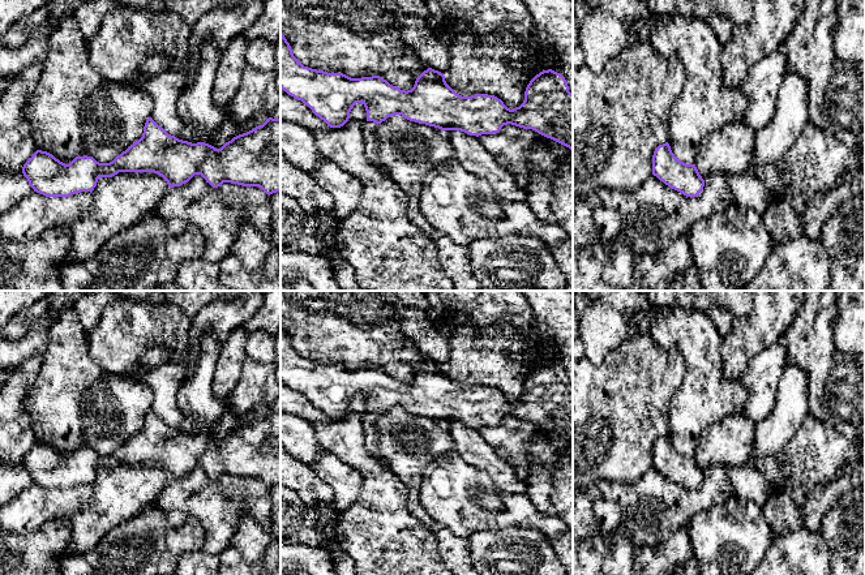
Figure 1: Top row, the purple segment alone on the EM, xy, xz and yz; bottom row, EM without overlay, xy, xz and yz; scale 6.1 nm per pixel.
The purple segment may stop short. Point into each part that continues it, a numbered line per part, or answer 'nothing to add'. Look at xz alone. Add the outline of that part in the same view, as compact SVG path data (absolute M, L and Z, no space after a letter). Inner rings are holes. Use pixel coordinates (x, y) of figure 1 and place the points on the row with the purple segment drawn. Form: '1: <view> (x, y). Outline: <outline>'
1: xz (368, 127). Outline: M365 121L363 124L365 156L372 164L377 166L381 172L389 176L387 171L380 164L378 153L377 153L376 126L377 124L373 121Z

